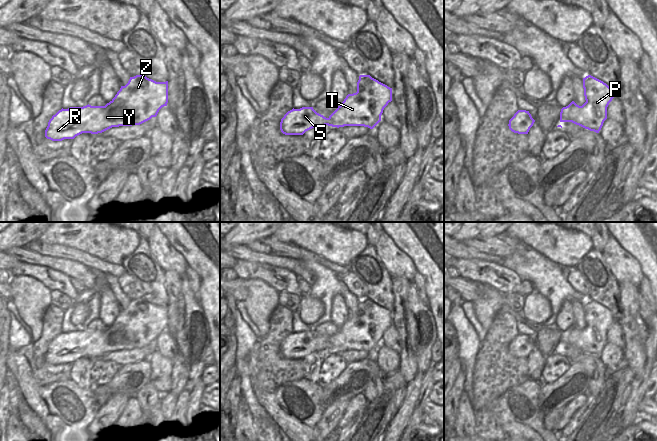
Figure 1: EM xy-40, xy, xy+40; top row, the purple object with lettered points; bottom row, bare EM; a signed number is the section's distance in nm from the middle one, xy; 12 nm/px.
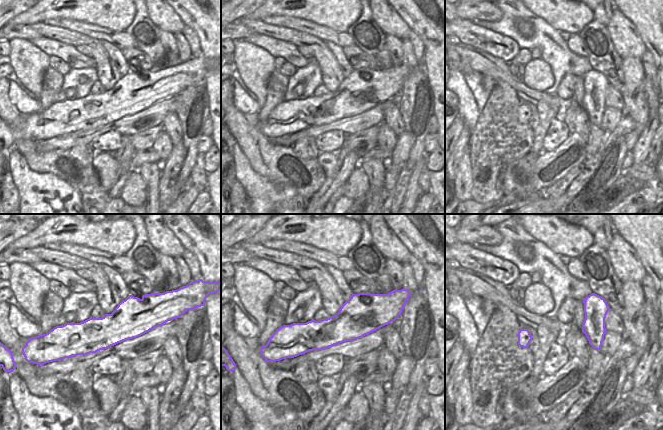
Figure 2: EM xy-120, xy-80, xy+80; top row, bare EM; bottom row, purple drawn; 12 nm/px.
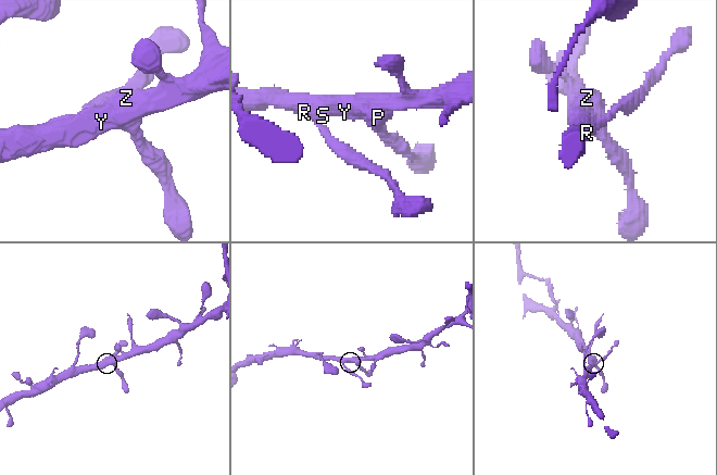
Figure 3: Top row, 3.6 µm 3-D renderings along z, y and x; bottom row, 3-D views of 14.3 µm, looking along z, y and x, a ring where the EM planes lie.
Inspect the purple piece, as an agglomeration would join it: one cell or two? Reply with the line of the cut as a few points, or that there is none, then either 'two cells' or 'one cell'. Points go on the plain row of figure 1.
no cut | one cell

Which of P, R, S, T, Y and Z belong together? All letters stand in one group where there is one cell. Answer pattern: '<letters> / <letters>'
P R S T Y Z

